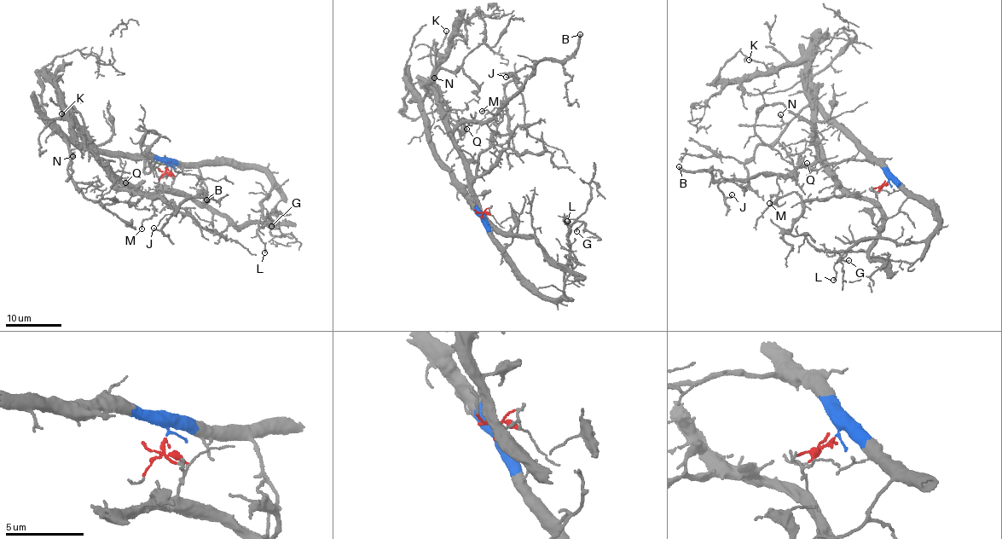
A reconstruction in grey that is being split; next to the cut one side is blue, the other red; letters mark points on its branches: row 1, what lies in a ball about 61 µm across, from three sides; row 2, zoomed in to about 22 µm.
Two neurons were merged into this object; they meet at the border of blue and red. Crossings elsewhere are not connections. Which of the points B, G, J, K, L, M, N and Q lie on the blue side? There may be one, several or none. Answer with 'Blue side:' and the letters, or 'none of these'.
Blue side: G, L, N

